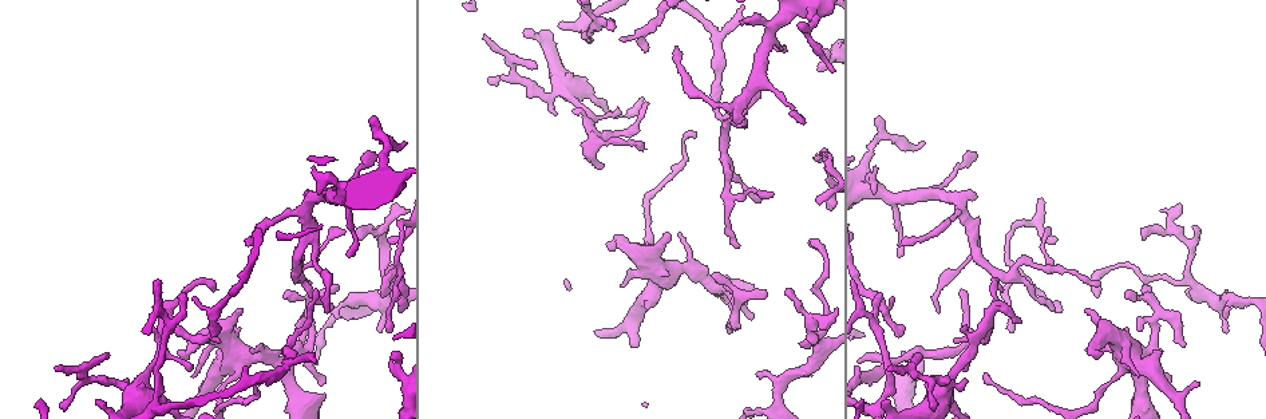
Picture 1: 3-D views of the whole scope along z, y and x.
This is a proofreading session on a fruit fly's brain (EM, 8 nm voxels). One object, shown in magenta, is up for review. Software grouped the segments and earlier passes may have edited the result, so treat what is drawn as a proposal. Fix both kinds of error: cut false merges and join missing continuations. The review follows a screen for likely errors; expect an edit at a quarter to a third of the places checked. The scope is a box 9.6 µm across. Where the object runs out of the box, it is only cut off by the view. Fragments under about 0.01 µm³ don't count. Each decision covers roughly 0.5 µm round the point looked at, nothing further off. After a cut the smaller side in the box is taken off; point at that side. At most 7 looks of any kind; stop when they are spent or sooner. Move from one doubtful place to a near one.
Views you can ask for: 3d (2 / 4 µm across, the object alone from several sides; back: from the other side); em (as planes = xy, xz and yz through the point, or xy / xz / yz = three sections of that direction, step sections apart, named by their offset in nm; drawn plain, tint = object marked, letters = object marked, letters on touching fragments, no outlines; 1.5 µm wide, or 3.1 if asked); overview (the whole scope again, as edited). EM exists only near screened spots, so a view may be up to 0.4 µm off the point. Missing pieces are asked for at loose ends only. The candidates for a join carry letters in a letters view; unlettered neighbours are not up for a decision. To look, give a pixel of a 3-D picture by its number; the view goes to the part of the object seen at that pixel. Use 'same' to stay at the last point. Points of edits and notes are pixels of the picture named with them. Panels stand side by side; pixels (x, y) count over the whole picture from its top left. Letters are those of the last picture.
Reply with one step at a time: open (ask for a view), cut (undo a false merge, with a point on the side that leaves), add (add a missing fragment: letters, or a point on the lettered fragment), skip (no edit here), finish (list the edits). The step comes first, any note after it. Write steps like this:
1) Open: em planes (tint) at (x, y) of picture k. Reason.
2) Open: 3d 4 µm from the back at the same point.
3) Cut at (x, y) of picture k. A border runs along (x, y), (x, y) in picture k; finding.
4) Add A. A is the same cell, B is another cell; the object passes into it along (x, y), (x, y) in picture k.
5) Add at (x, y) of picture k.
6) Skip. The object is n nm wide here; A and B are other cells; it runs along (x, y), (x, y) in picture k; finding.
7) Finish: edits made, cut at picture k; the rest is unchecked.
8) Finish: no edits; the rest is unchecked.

Open: 3d 4 µm from the back at (371, 154) of picture 1. Tapers out.

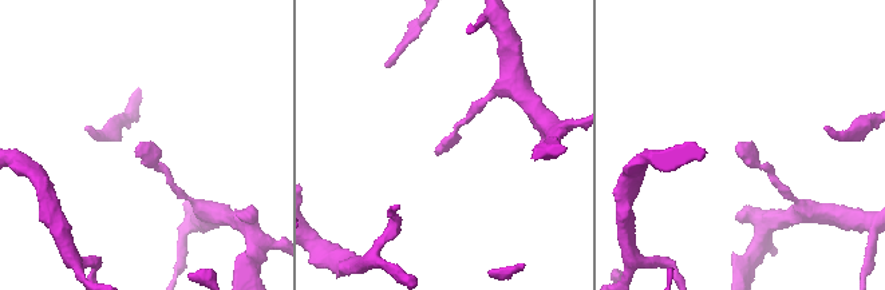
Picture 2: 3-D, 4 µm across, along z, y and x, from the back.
Open: em planes (letters) at (740, 143) of picture 2. Now the EM.

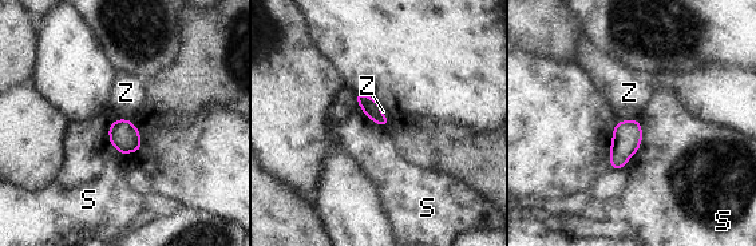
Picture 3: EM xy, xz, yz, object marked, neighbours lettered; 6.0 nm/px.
Skip. S and Z are other cells; a border runs along (638, 116), (617, 120) in picture 3; no lettered fragment goes on from it.

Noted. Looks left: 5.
Open: em planes (tint) at (1168, 381) of picture 1.

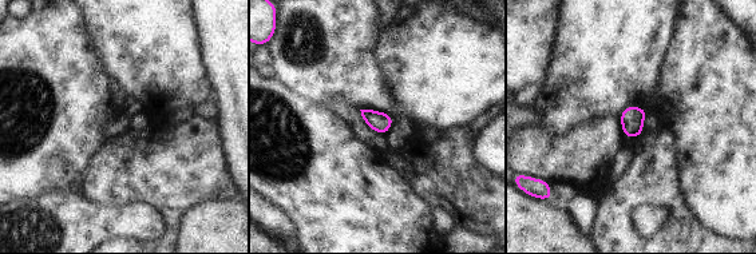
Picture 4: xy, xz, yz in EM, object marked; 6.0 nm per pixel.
Open: em planes (letters) at the same point.

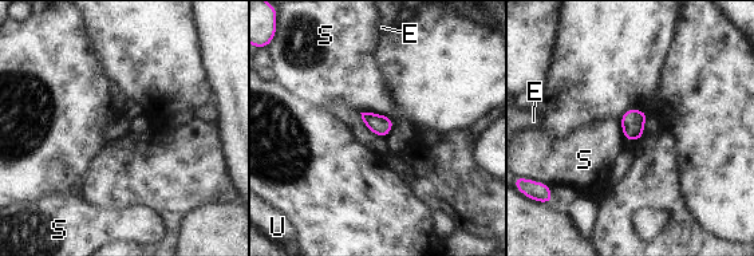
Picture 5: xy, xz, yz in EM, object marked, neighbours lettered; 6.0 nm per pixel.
Skip. The object is 120 nm wide here; E, S and U are other cells; a border runs along (360, 111), (381, 113), (389, 117) in picture 5; none of them fits.

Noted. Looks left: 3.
Open: 3d 4 µm at (575, 111) of picture 1. An open end.

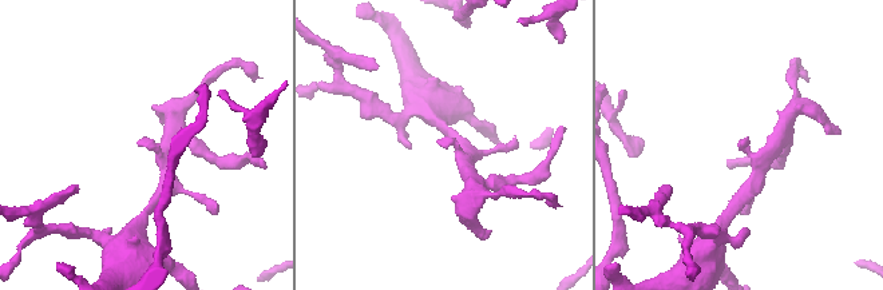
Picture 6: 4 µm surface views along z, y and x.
Open: em planes (letters) at (742, 141) of picture 6.

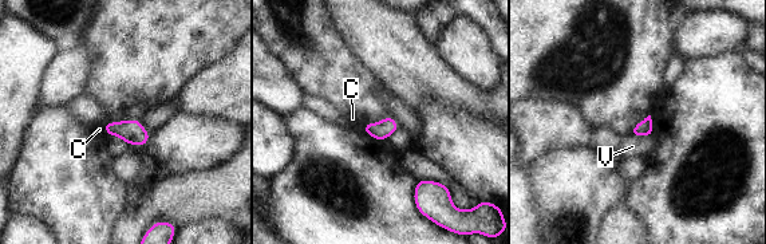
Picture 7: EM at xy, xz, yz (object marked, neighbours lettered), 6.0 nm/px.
Skip. C and V are other cells; a border runs along (106, 134), (121, 137), (127, 144) in picture 7; no lettered fragment goes on from it.

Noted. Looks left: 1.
Finish: no edits; the rest is unchecked.

